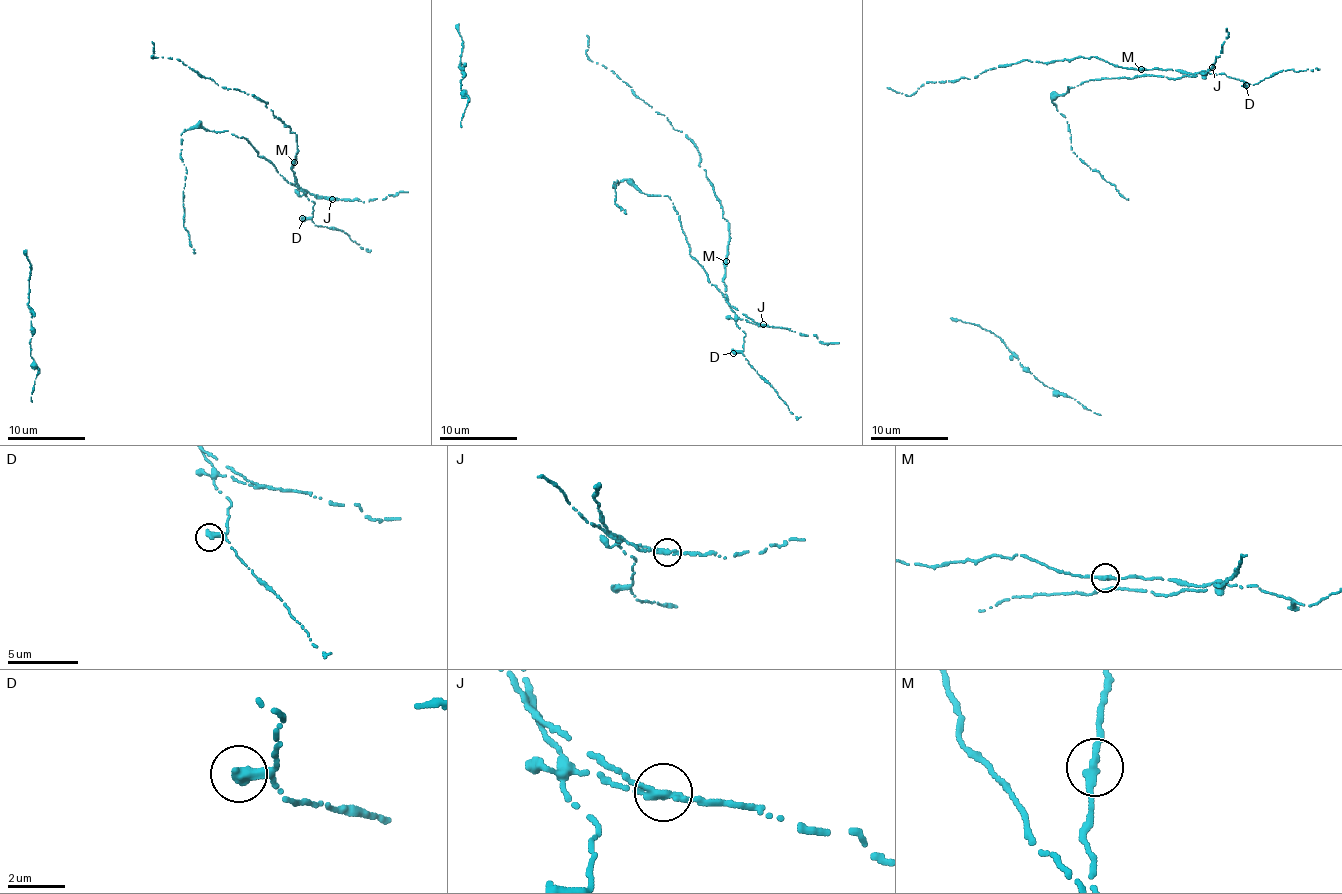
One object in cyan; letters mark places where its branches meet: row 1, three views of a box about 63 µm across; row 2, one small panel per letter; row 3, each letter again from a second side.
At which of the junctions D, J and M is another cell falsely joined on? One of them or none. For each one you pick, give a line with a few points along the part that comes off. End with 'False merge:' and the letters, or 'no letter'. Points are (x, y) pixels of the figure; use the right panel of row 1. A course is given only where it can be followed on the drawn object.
J: course (1212, 67), (1195, 77), (1089, 79), (1057, 97), (1053, 103), (1068, 124), (1072, 152), (1128, 199)
False merge: J

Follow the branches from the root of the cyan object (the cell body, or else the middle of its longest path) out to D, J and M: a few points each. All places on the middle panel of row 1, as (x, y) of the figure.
D: (675, 209), (689, 253), (735, 313), (735, 324), (745, 334), (743, 350), (733, 353)
J: (675, 209), (689, 253), (702, 267), (708, 280), (739, 318), (762, 325)
M: (675, 209), (689, 253), (725, 298), (725, 262)

